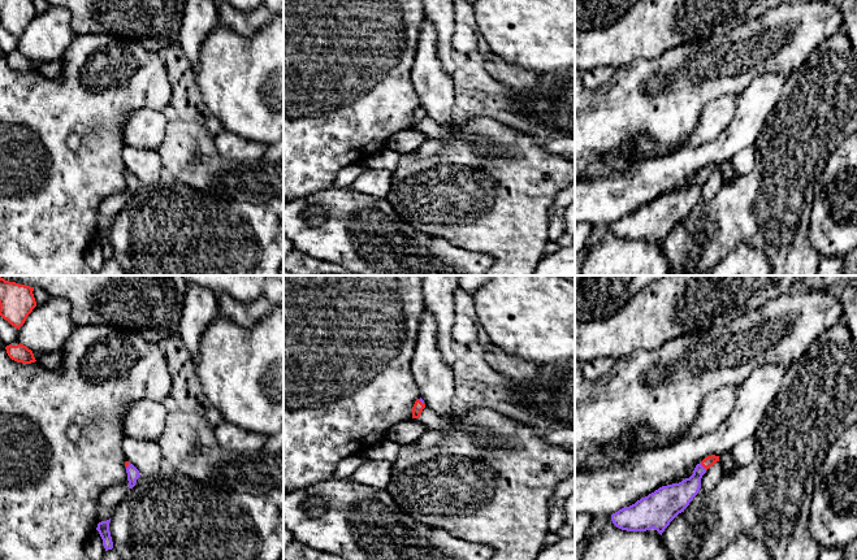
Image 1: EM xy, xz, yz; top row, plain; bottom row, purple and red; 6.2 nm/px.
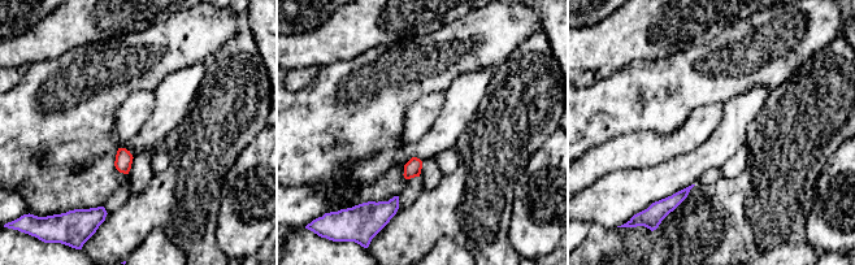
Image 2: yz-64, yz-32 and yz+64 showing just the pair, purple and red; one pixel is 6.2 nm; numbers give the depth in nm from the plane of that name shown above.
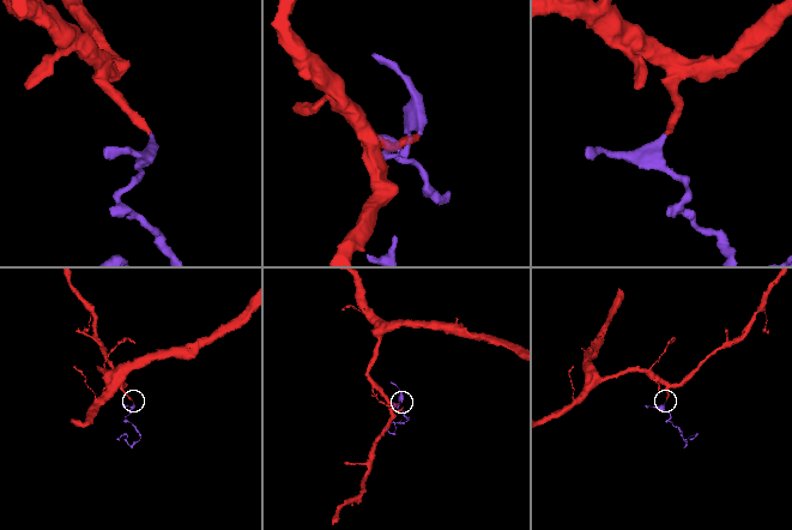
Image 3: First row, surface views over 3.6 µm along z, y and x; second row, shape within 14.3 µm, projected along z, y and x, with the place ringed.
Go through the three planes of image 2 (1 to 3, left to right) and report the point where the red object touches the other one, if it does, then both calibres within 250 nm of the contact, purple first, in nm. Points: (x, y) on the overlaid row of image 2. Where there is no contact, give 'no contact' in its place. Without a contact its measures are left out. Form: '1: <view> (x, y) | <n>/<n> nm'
1: no contact
2: no contact
3: no contact

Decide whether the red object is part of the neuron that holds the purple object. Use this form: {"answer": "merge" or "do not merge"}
{"answer": "merge"}

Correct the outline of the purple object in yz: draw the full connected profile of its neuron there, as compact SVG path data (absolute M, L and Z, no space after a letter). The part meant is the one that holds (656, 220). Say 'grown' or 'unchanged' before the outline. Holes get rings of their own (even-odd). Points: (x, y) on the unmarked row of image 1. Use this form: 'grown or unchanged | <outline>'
grown | M711 164L696 174L693 183L679 192L662 195L635 213L611 223L613 233L627 240L657 239L661 244L670 231L681 222L701 197L706 179L719 170Z

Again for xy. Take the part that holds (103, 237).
unchanged | M111 227L107 230L99 231L98 236L96 236L96 239L99 240L99 243L103 248L103 255L104 255L105 260L113 257L113 251L112 251L112 246L111 246L111 240L109 240L109 231L111 231Z

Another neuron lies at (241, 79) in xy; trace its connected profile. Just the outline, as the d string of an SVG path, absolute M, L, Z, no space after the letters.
M283 16L273 17L252 36L241 36L231 29L217 23L203 40L195 81L209 116L217 117L222 130L243 139L273 146L283 139Z

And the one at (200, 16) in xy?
M186 0L178 35L183 55L194 70L203 40L217 23L217 4L213 0Z

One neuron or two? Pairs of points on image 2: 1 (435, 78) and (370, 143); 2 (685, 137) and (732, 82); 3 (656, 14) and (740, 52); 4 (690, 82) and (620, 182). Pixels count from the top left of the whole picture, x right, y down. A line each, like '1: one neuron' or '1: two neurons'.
1: one neuron
2: two neurons
3: two neurons
4: two neurons

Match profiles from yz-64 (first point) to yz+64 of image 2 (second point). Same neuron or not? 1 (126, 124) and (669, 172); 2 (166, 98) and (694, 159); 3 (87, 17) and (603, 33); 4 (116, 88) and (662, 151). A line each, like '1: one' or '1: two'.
1: two
2: one
3: one
4: two

